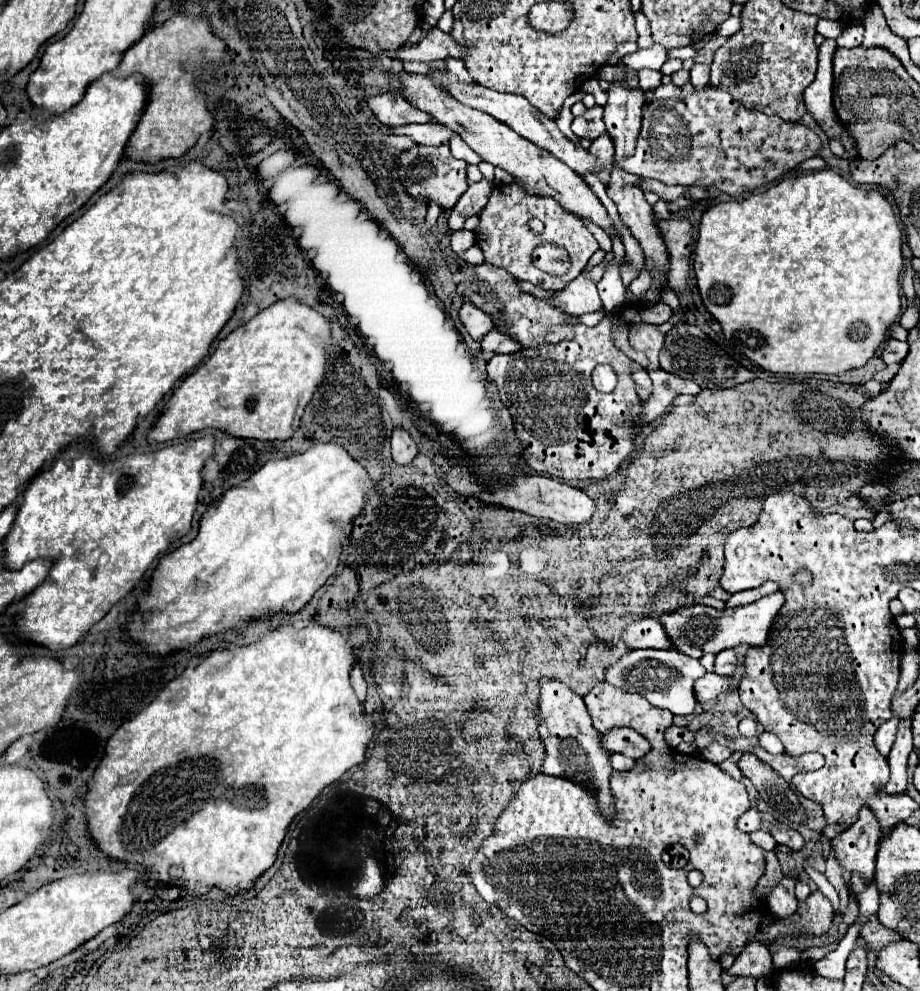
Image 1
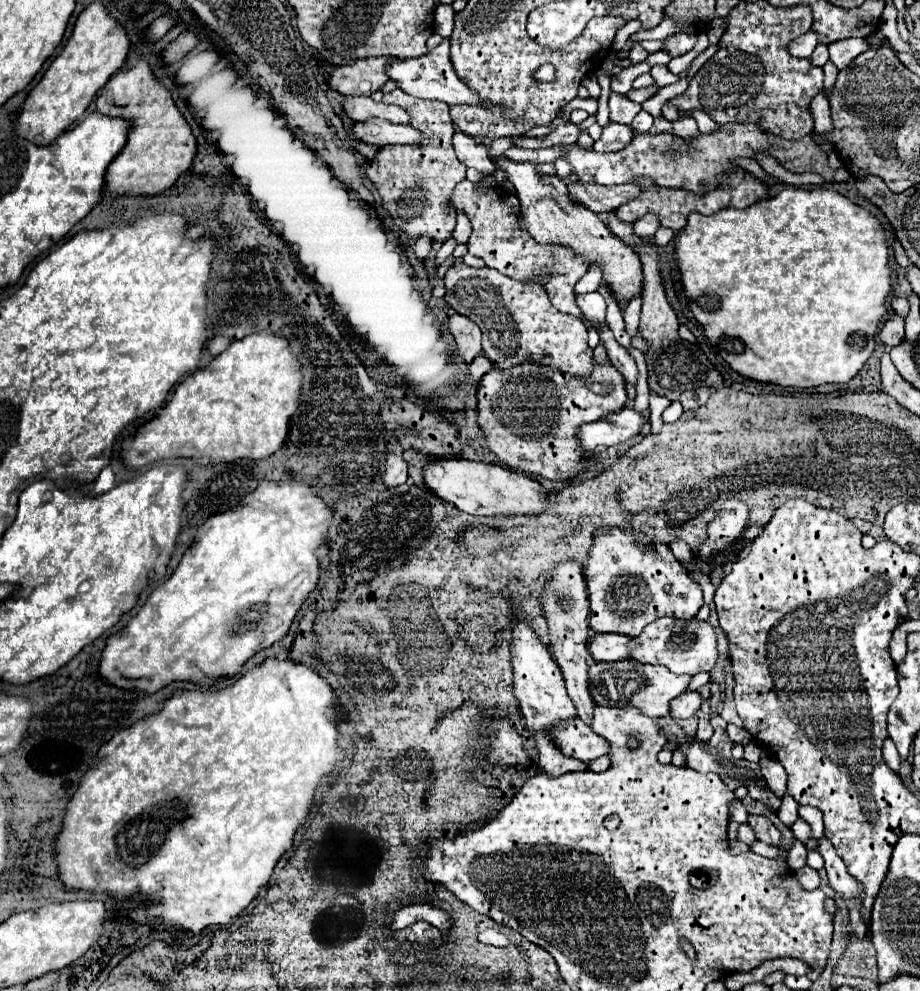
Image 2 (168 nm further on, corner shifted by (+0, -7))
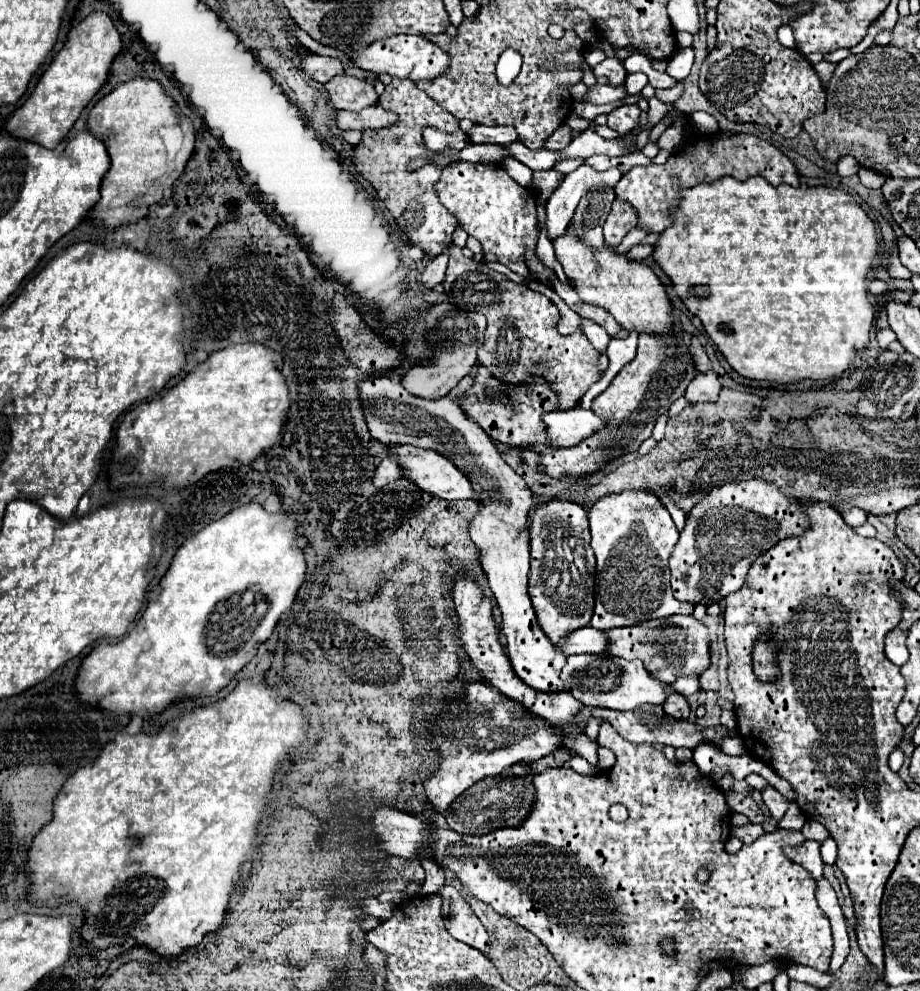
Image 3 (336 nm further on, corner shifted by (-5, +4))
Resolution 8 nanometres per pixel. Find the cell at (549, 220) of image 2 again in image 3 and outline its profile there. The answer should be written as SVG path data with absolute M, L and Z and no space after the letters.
M566 231L566 235L554 241L554 251L564 267L570 285L576 289L578 297L584 303L598 305L610 311L610 315L618 321L618 325L628 333L636 331L636 333L662 335L666 337L668 345L674 345L674 341L668 339L668 335L674 333L674 317L670 313L670 301L660 279L648 265L628 261L624 255L616 255L616 251L608 247L604 247L602 251L592 251L590 247L580 243L580 239L574 237L570 231Z

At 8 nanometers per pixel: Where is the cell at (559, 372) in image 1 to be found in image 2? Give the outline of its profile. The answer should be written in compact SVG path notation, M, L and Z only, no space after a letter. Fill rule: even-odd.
M595 360L593 372L585 378L573 378L561 370L533 362L507 370L493 368L481 378L477 392L479 426L487 436L489 450L513 470L555 482L565 482L593 470L593 462L587 462L587 454L577 444L577 428L619 412L625 404L627 390L621 372L611 362L599 364ZM593 382L613 382L613 392L609 396L593 394L589 390Z

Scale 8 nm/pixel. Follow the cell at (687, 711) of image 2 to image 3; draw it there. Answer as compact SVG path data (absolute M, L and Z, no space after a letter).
M674 693L674 695L670 695L668 699L666 699L666 703L662 705L662 709L664 709L664 713L668 715L668 717L672 717L672 719L688 719L688 715L690 715L690 705L688 705L688 701L680 695L680 693Z

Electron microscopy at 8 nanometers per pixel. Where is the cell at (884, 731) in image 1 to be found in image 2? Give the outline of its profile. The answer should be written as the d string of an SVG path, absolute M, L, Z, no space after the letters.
M887 738L885 742L883 742L883 760L885 760L885 764L893 770L893 772L897 772L899 770L899 754L897 754L897 750L895 750L895 744L893 744L893 740L891 738Z

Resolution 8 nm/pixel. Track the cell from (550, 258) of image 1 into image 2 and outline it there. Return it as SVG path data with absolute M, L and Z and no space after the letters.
M461 264L449 268L445 286L447 304L481 328L483 354L495 362L495 368L539 362L571 376L587 376L591 372L593 350L587 344L585 324L575 316L557 312L549 304L545 286L539 280L521 284L493 268L469 268Z

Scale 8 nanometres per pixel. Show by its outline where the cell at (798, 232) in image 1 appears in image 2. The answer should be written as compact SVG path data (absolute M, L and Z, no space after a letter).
M785 188L777 196L759 200L743 210L723 208L717 214L703 216L691 214L687 226L679 232L675 240L675 258L681 270L681 280L685 294L689 298L689 306L697 322L705 328L705 336L711 344L719 350L721 358L741 376L747 376L757 382L771 382L783 388L811 388L831 382L849 382L869 360L871 352L875 350L875 338L879 334L879 324L887 318L887 296L891 292L891 266L889 266L889 244L887 234L881 222L863 206L851 202L847 196L827 190L827 188L813 188L813 190L799 190L799 188Z

